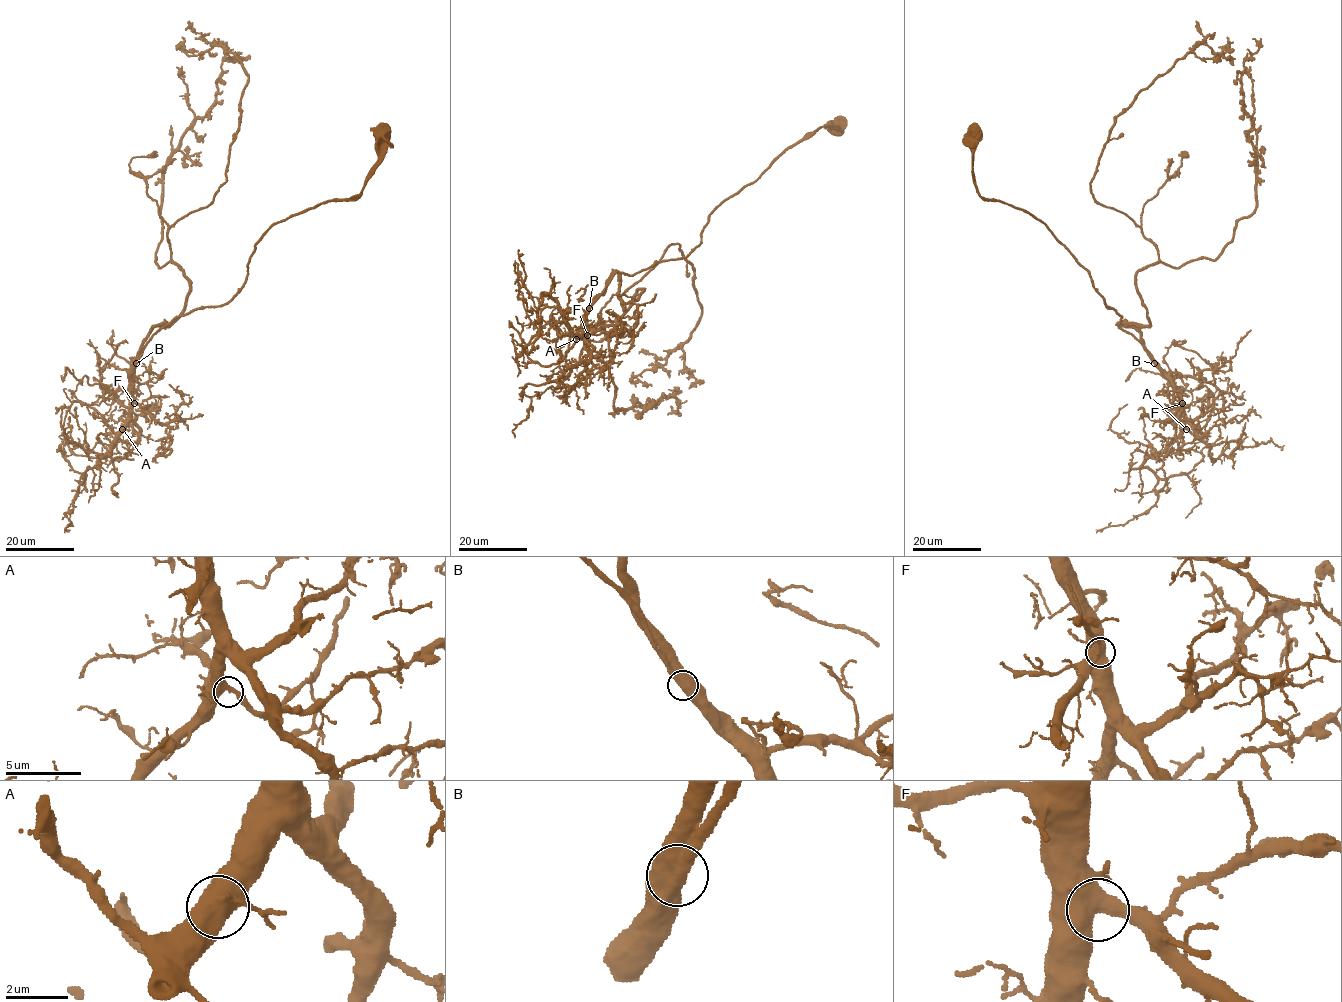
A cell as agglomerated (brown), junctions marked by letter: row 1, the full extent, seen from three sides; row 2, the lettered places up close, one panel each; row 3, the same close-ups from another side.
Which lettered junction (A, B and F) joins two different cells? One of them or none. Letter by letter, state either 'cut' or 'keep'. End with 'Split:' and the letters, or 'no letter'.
A: keep
B: keep
F: keep
Split: no letter

